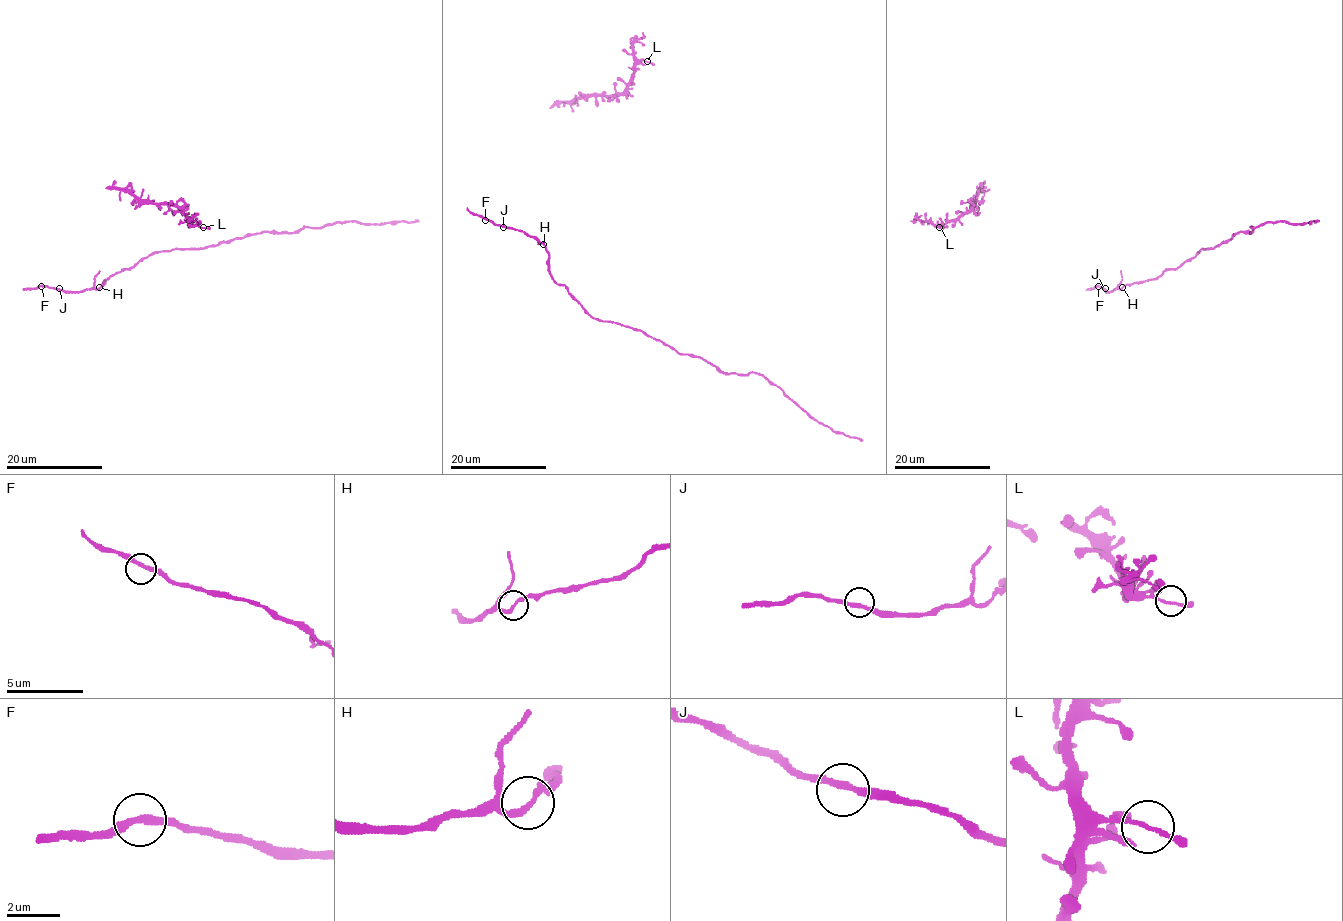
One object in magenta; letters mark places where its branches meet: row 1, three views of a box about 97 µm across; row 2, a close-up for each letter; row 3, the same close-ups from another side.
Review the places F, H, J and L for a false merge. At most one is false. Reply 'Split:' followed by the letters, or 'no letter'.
Split: no letter

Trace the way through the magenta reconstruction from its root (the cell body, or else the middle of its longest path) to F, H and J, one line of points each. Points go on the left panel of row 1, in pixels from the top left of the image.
F: (114, 274), (98, 288), (79, 292), (41, 286)
H: (114, 274), (100, 287)
J: (114, 274), (98, 288), (79, 292), (59, 288)

